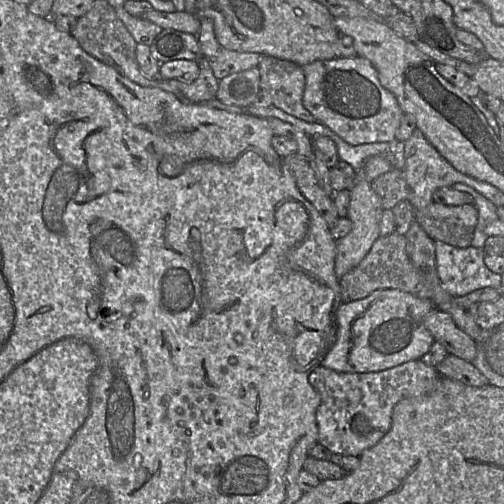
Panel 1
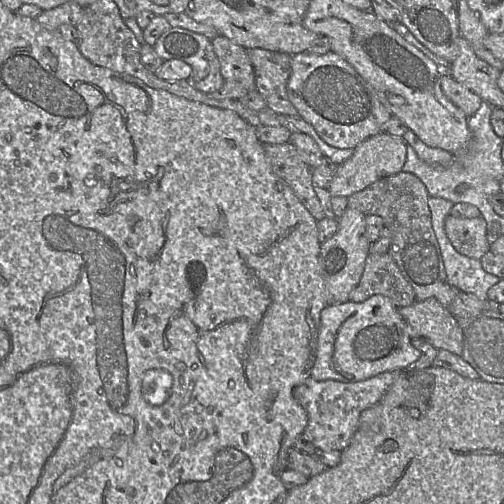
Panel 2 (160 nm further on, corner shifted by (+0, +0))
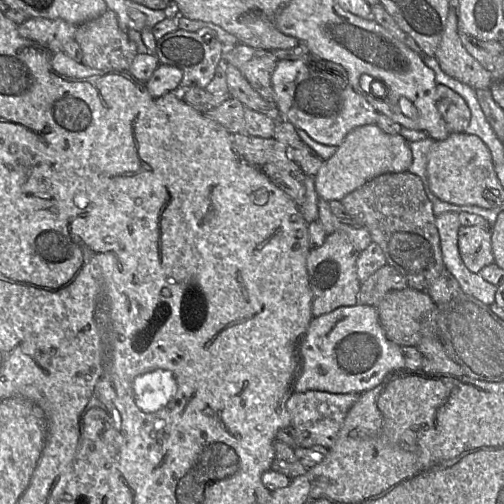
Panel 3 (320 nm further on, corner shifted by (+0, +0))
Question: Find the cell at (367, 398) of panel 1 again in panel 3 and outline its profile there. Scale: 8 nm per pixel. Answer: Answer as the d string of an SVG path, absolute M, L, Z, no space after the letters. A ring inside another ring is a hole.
M317 390L293 392L286 401L286 407L291 417L291 425L295 430L296 447L324 446L326 449L333 445L344 417L357 401L357 393L330 393Z

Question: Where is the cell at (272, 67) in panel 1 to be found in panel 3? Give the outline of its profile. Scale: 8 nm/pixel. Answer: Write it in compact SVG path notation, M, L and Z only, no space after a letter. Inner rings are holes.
M238 43L226 49L224 60L235 66L265 100L275 102L271 77L279 60L272 51Z

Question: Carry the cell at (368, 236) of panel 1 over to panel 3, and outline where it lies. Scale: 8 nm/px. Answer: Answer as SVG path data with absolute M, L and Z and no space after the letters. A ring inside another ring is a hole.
M343 231L327 235L325 242L319 248L309 251L306 269L311 290L312 317L319 317L339 307L357 304L360 281L357 277L356 262L359 253Z

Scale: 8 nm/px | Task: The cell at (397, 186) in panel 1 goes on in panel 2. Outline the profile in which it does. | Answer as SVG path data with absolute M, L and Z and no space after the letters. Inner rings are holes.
M401 171L349 196L348 207L357 209L366 216L377 215L383 219L385 227L390 228L393 236L388 253L414 289L416 299L423 301L434 298L448 308L460 290L448 281L441 250L432 227L429 198L426 186L417 176Z

